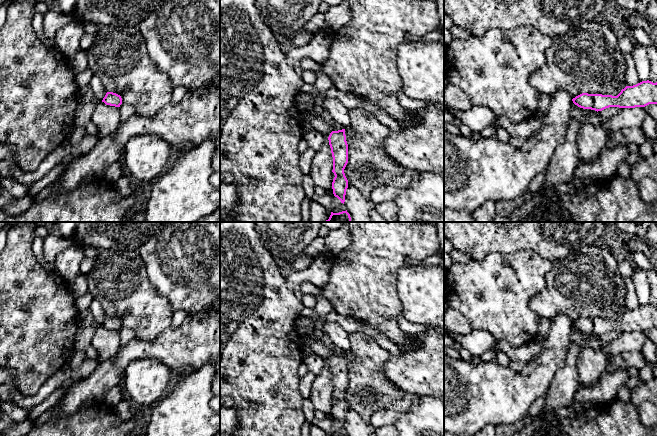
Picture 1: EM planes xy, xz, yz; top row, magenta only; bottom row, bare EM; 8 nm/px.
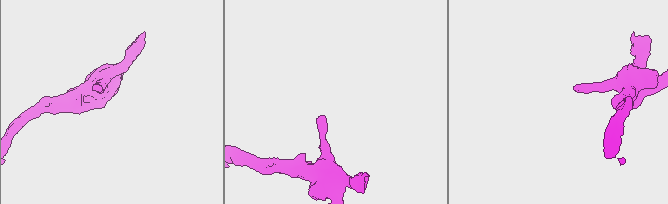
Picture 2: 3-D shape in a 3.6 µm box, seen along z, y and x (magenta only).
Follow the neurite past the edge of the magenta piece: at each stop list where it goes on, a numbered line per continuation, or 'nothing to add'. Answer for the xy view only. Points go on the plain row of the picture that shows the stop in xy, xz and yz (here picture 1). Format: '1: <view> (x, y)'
nothing to add

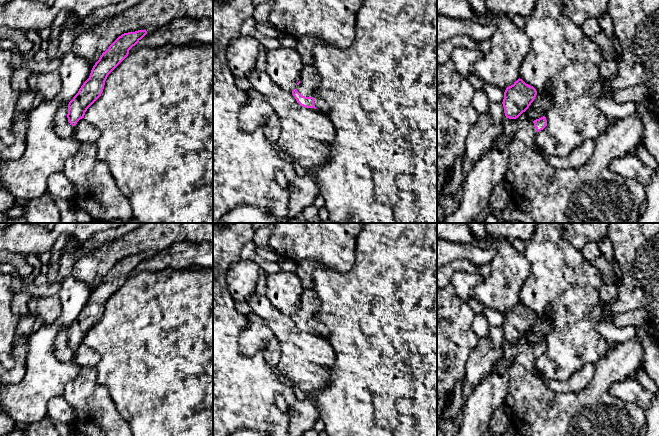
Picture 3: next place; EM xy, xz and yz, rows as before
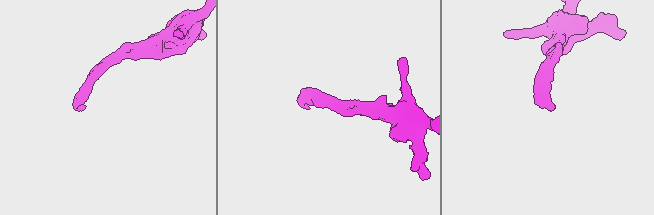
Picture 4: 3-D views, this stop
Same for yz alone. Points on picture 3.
1: yz (524, 354)

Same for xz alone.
1: xz (309, 305)

